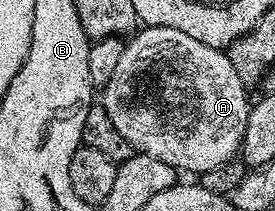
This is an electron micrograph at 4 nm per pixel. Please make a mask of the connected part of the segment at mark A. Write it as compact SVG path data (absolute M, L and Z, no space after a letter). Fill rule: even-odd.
M150 25L133 32L110 83L102 86L102 93L106 115L110 115L110 123L118 127L122 139L129 141L135 152L162 159L162 163L170 163L177 171L185 169L199 175L229 164L240 152L250 108L249 90L238 79L238 71L234 71L225 50L198 43L198 39L174 31L174 27Z

